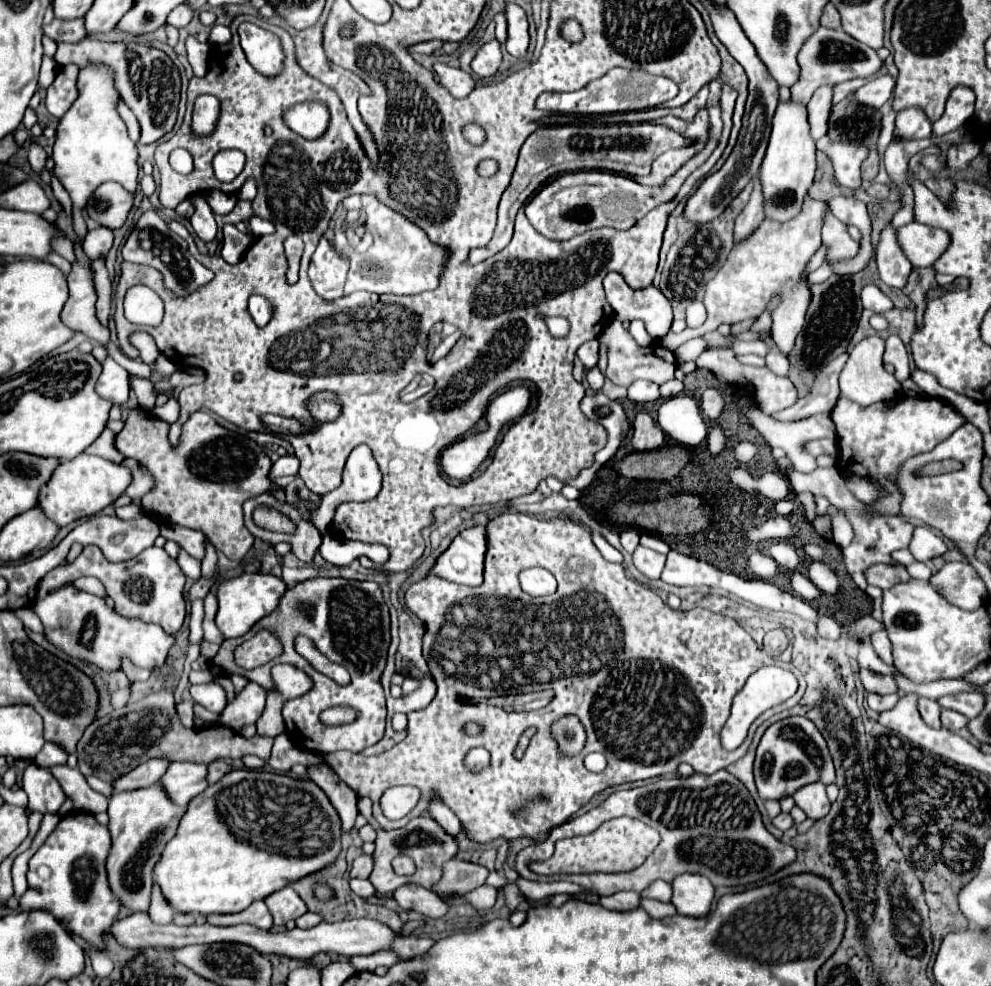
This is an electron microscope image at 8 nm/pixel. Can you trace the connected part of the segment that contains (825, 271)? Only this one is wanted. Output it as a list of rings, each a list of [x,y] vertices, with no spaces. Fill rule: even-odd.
[[[832,215],[824,221],[822,245],[826,247],[826,257],[824,257],[822,265],[812,273],[812,277],[810,277],[812,283],[822,283],[830,275],[834,275],[834,265],[838,261],[854,259],[854,255],[858,255],[858,251],[860,251],[860,243],[852,239],[848,235],[846,225],[840,223],[838,219],[834,219]]]

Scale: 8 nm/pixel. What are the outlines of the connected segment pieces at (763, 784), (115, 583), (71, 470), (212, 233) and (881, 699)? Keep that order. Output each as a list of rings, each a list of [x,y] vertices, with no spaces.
[[[788,717],[772,723],[756,749],[754,777],[758,795],[762,799],[782,799],[792,795],[796,789],[820,781],[830,785],[834,781],[834,765],[826,747],[824,737],[816,725],[806,717]]]
[[[94,545],[84,547],[84,551],[72,563],[62,563],[60,567],[56,567],[50,573],[44,575],[44,579],[38,583],[36,601],[44,599],[46,593],[76,581],[78,577],[96,577],[96,579],[100,579],[100,583],[106,587],[108,597],[114,599],[114,607],[120,615],[138,617],[146,623],[156,623],[168,635],[176,633],[182,627],[182,621],[186,617],[186,603],[184,603],[184,595],[182,595],[182,587],[184,587],[186,577],[180,571],[176,559],[172,559],[160,547],[150,547],[150,549],[142,551],[138,557],[122,561],[122,563],[106,561],[102,551]]]
[[[82,453],[76,459],[70,459],[70,463],[58,465],[58,471],[54,471],[50,483],[46,483],[46,487],[42,487],[42,491],[38,493],[38,507],[58,527],[66,527],[76,519],[96,515],[104,507],[112,505],[124,493],[128,483],[130,483],[130,469],[106,461],[102,457]]]
[[[194,195],[188,199],[190,199],[190,203],[194,203],[194,215],[190,217],[190,223],[194,225],[194,233],[202,241],[214,241],[216,239],[216,221],[214,221],[214,213],[210,211],[210,205],[206,203],[206,199],[202,195]]]
[[[868,693],[866,701],[868,701],[870,709],[880,713],[880,711],[886,711],[886,709],[894,707],[894,703],[898,701],[898,695],[896,693],[892,693],[892,695],[874,695],[874,693]]]

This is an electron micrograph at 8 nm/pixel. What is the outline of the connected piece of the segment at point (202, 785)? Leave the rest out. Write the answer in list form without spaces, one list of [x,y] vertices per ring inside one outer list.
[[[174,761],[166,769],[166,775],[162,775],[162,781],[158,783],[166,791],[166,795],[170,795],[172,803],[186,807],[192,797],[196,797],[208,787],[206,765]]]

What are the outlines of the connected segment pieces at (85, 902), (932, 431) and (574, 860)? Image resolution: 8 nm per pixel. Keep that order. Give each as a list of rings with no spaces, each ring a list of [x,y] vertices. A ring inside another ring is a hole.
[[[72,811],[70,815],[62,817],[56,829],[48,835],[46,843],[32,855],[30,869],[28,869],[28,891],[20,899],[18,911],[28,909],[46,909],[54,917],[62,919],[76,935],[80,935],[84,941],[102,947],[100,945],[100,933],[108,931],[112,921],[118,915],[120,903],[112,895],[108,881],[106,881],[106,857],[110,851],[110,833],[104,825],[100,825],[92,815],[82,811]],[[76,859],[90,859],[94,861],[96,877],[90,885],[90,889],[80,889],[78,883],[72,877],[74,861]]]
[[[902,395],[892,405],[874,403],[868,407],[848,399],[838,399],[832,411],[832,419],[838,431],[840,467],[852,477],[866,477],[880,491],[874,503],[864,503],[868,515],[898,515],[904,497],[896,483],[900,465],[914,455],[928,453],[948,435],[952,435],[962,423],[966,423],[966,419],[950,403],[934,397],[910,395]]]
[[[618,817],[606,821],[598,831],[580,837],[568,837],[556,841],[556,851],[548,861],[532,863],[532,871],[540,875],[554,875],[554,873],[620,873],[632,871],[640,867],[640,863],[654,851],[660,843],[660,835],[656,829],[648,827],[646,823],[632,819],[632,817]]]

